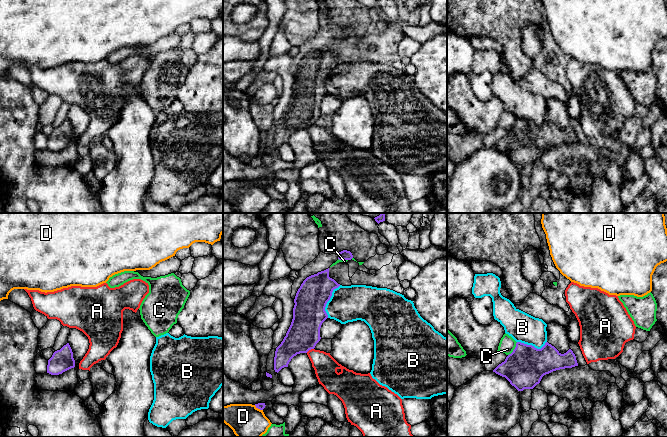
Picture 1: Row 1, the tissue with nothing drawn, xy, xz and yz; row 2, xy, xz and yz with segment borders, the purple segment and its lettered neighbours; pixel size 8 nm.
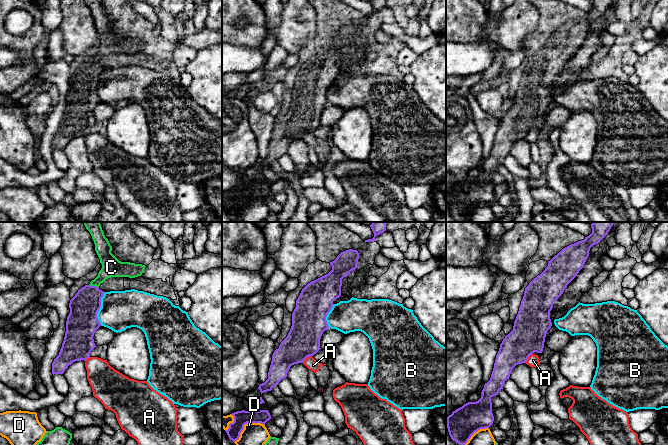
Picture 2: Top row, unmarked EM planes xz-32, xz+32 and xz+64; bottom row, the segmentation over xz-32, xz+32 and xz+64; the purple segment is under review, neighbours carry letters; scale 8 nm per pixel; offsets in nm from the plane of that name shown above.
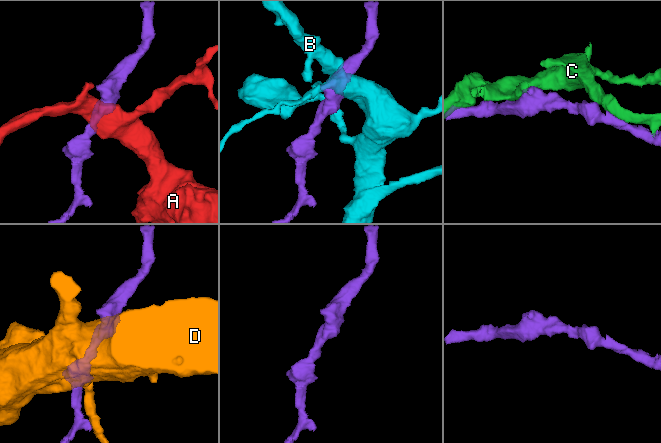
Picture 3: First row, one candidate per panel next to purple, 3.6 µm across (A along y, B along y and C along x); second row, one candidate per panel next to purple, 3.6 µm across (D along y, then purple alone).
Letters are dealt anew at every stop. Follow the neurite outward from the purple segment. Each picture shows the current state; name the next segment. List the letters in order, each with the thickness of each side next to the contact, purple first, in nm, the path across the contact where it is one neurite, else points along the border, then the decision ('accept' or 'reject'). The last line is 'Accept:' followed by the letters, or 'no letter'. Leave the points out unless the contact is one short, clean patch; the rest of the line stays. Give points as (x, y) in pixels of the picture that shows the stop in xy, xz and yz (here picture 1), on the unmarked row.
A: 260/190 nm | along xz (313, 124), (306, 128) | reject
B: 260/280 nm | reject
C: 320/130 nm | reject
D: 60/280 nm | reject
Accept: no letter

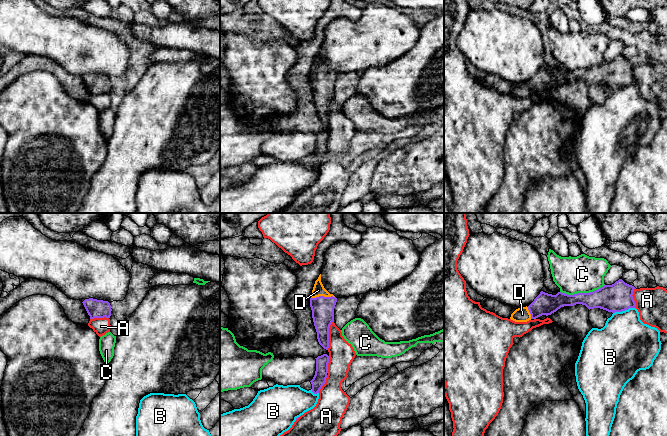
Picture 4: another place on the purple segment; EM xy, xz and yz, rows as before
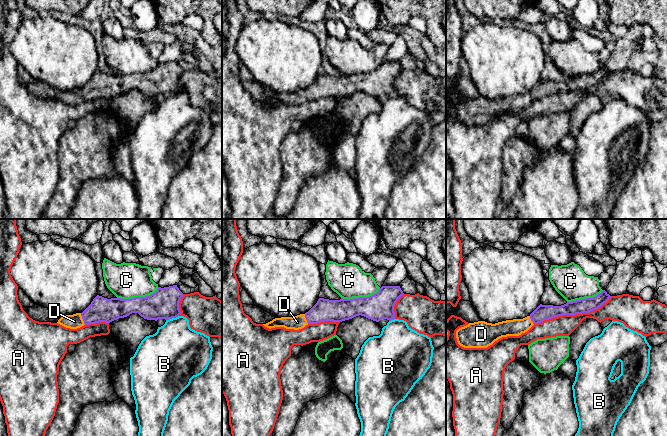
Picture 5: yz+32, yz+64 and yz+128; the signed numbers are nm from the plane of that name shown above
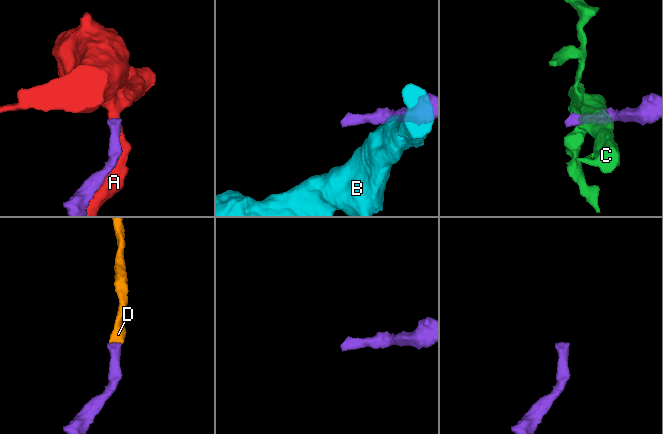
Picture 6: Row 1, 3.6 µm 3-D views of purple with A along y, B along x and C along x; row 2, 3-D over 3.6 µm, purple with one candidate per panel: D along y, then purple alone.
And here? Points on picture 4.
A: 180/200 nm | reject
B: 220/420 nm | reject
C: 220/300 nm | along yz (604, 60), (589, 68), (573, 70), (560, 68) | reject
D: 180/100 nm | across xz (322, 83), (322, 72), (318, 66) | accept
Accept: D

